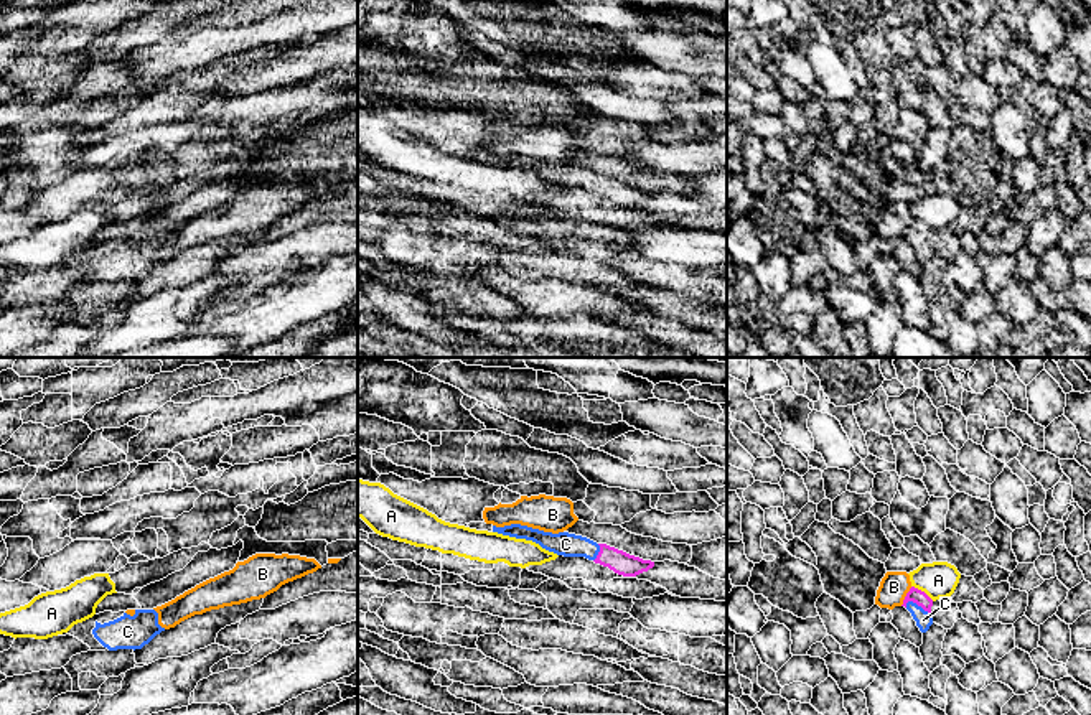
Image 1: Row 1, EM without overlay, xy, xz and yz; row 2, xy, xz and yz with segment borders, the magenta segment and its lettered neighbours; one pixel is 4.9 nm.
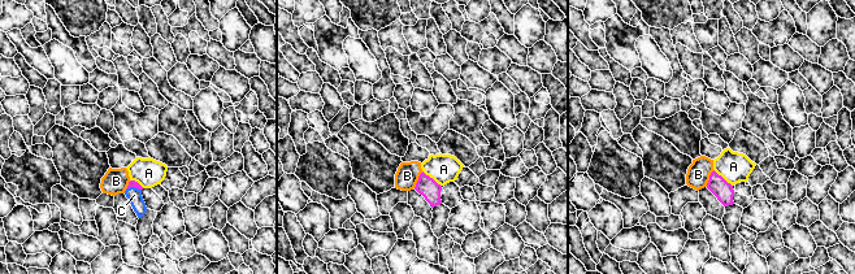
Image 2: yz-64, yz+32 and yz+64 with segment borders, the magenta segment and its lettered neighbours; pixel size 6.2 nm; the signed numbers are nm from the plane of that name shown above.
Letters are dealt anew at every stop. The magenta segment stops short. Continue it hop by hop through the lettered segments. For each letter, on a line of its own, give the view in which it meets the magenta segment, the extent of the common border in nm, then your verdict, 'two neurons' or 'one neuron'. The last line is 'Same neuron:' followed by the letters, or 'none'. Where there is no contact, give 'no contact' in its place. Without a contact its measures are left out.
A: contact in yz; length 130 nm; two neurons
B: contact in yz; length 110 nm; two neurons
C: contact in yz; length 140 nm; one neuron
Same neuron: C

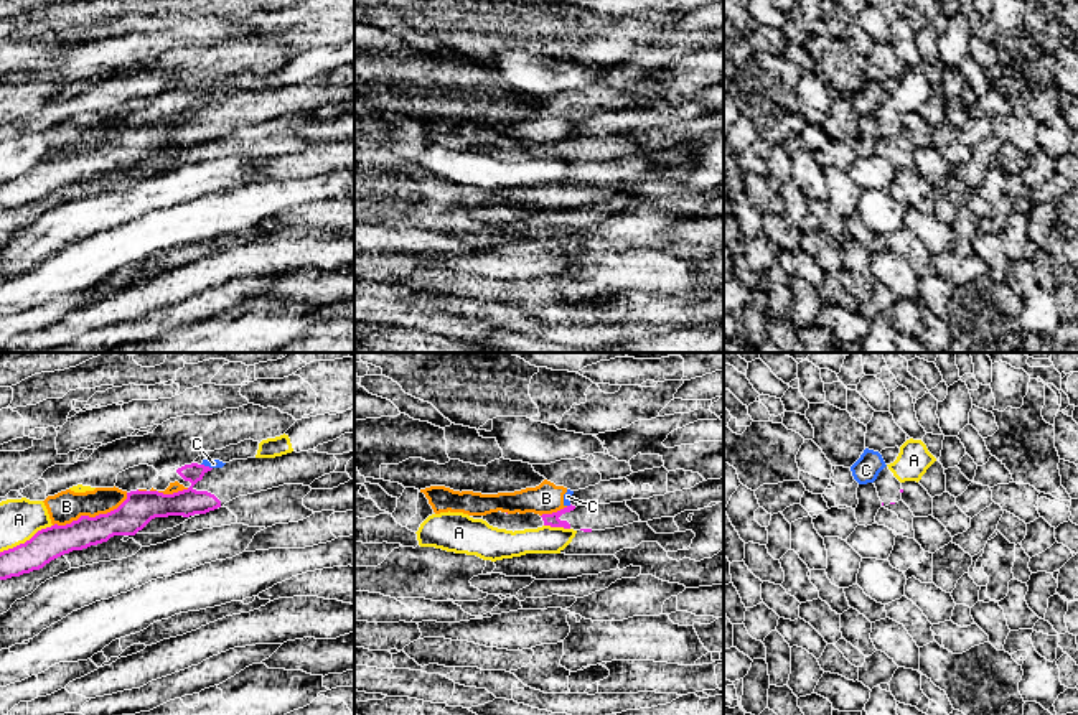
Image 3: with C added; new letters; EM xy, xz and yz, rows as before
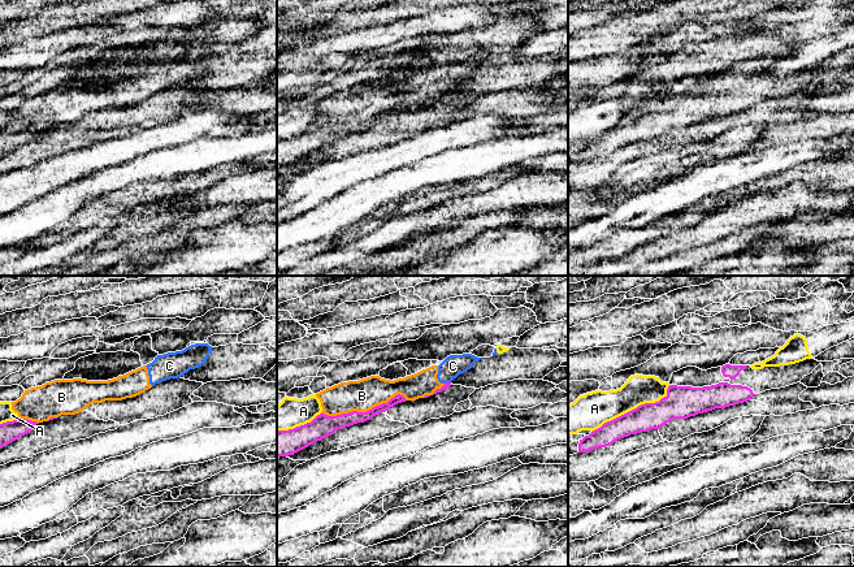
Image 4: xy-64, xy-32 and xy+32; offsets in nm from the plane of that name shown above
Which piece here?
A: contact in xy; length 300 nm; two neurons
B: contact in xy; length 400 nm; two neurons
C: contact in xy; length 60 nm; two neurons
Same neuron: none

